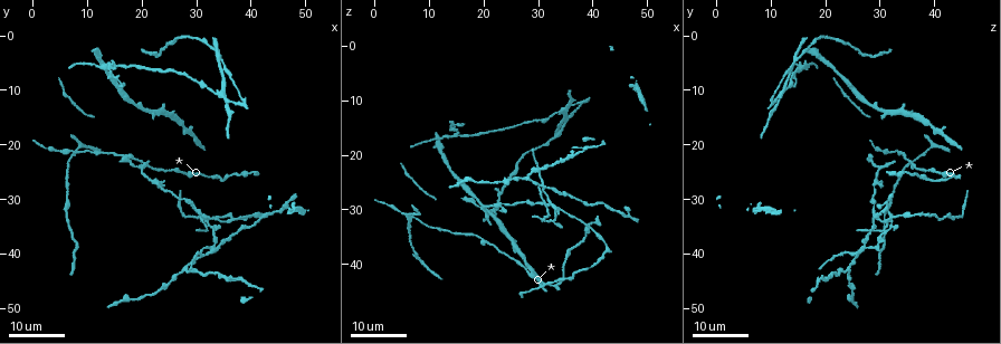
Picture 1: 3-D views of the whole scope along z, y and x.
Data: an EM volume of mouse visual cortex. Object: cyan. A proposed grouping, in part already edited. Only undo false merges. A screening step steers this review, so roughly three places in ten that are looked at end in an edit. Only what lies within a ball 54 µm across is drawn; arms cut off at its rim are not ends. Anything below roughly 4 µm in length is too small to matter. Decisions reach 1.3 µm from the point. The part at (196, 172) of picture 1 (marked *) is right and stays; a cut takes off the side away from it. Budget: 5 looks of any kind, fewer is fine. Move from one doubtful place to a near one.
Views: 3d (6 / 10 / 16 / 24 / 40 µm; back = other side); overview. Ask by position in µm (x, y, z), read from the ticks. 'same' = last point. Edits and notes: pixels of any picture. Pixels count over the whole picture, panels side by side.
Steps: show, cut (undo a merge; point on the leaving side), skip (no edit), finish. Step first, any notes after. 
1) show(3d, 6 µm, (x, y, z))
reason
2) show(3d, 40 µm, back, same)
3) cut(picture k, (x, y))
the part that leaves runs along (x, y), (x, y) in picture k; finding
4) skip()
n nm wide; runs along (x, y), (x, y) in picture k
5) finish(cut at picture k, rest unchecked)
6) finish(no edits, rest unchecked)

show(3d, 24 µm, (19.5, 23.0, 35.0))

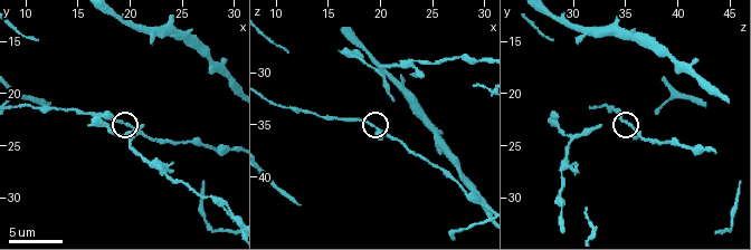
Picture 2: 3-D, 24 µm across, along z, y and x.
show(3d, 10 µm, (20.0, 23.0, 35.2))

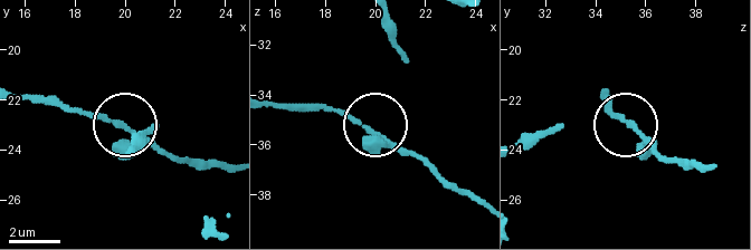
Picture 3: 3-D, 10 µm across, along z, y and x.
skip()
170 nm wide; runs along (229, 164), (179, 162), (114, 123), (72, 108) in picture 3; one neuron here

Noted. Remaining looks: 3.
show(3d, 16 µm, (19.6, 24.0, 29.8))
branch point

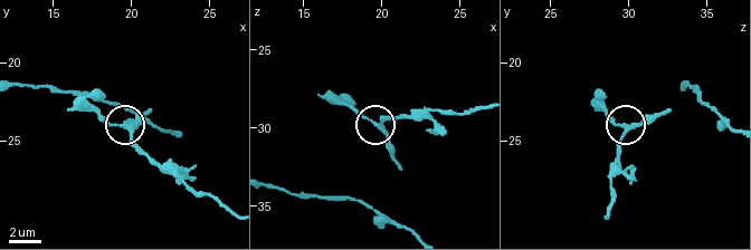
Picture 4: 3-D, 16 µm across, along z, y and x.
show(3d, 6 µm, (19.6, 24.0, 29.8))
closer look

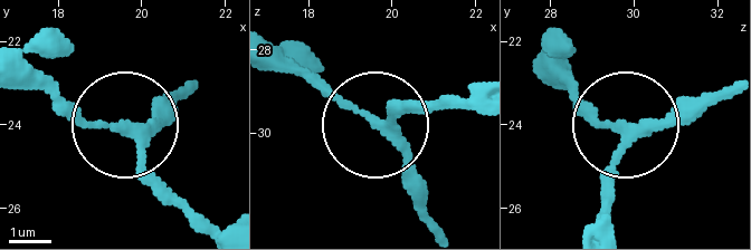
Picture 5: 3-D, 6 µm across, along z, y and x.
skip()
side arm 5 µm; continuous, no second neuron

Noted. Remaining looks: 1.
show(3d, 10 µm, (15.4, 21.8, 34.4))
calibre changes

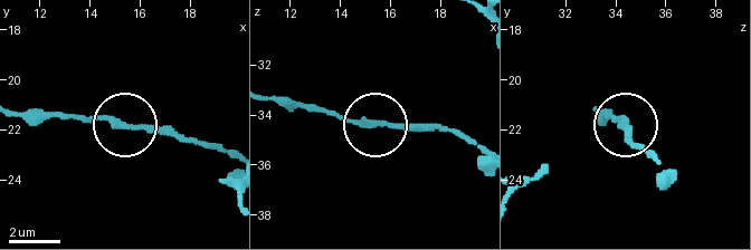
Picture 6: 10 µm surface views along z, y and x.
skip()
runs along (229, 153), (95, 117), (58, 117) in picture 6; one neuron here

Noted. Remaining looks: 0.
finish(no edits, rest unchecked)

